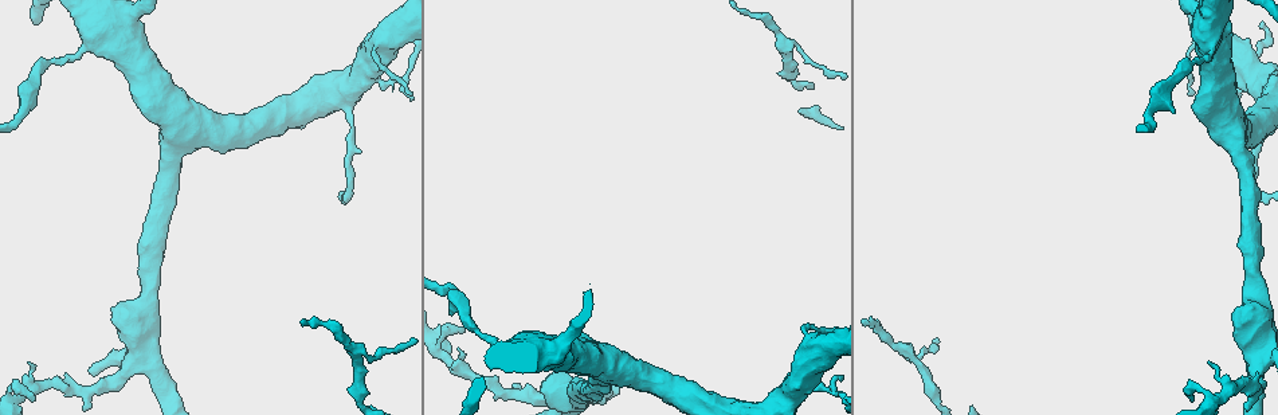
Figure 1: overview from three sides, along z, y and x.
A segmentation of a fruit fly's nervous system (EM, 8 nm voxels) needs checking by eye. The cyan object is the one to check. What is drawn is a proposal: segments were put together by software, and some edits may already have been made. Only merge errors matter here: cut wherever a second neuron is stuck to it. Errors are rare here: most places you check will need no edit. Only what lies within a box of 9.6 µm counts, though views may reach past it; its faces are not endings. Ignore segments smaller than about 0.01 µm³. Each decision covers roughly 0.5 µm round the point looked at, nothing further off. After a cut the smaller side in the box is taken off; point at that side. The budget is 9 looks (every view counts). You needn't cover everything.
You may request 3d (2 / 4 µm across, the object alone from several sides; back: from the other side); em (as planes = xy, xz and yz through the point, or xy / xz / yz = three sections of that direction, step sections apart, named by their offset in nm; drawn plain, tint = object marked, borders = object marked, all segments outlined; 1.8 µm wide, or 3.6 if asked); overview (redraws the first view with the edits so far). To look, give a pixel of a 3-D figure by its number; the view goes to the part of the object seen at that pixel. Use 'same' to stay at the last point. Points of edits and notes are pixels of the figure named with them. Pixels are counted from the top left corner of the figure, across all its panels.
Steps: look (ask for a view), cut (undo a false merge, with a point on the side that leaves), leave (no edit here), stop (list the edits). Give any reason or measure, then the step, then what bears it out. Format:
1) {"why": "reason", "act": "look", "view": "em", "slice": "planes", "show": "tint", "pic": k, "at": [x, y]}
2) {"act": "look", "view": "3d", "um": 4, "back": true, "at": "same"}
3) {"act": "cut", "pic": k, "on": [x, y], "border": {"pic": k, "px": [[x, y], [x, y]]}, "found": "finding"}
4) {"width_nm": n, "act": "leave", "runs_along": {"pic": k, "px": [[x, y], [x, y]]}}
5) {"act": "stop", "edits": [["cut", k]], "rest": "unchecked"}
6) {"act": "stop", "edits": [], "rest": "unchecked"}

{"why": "sharp bend", "act": "look", "view": "3d", "um": 2, "pic": 1, "at": [349, 189]}

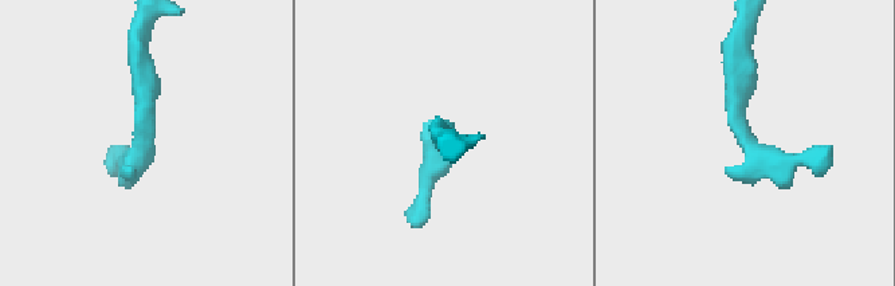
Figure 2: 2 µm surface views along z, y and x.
{"act": "look", "view": "em", "slice": "xz", "step": 8, "show": "tint", "pic": 2, "at": [138, 134]}

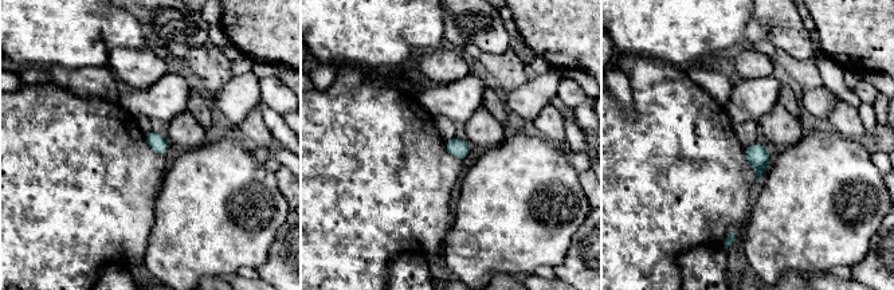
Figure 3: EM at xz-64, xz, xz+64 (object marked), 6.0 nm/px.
{"width_nm": 110, "act": "leave", "found": "all the same neuron"}

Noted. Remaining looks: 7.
{"why": "small branch off a trunk", "act": "look", "view": "em", "um": 3.6, "slice": "planes", "show": "borders", "pic": 1, "at": [806, 389]}

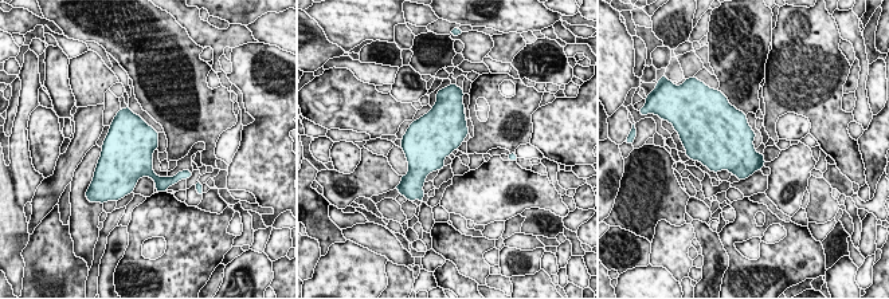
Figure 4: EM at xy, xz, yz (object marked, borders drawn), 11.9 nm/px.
{"act": "leave", "found": "all the same neuron"}

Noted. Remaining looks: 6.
{"act": "look", "view": "3d", "um": 4, "pic": 1, "at": [99, 40]}

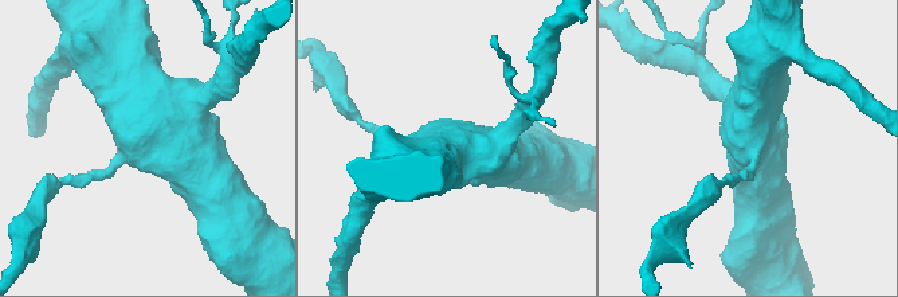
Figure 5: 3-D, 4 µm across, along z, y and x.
{"act": "look", "view": "em", "slice": "xz", "step": 8, "show": "tint", "pic": 5, "at": [143, 141]}

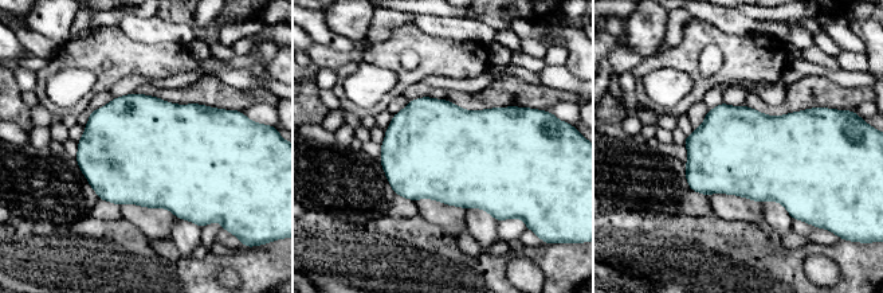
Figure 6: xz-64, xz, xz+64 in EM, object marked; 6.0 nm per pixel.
{"why": "cut it another way", "act": "look", "view": "em", "slice": "planes", "show": "tint", "at": "same"}

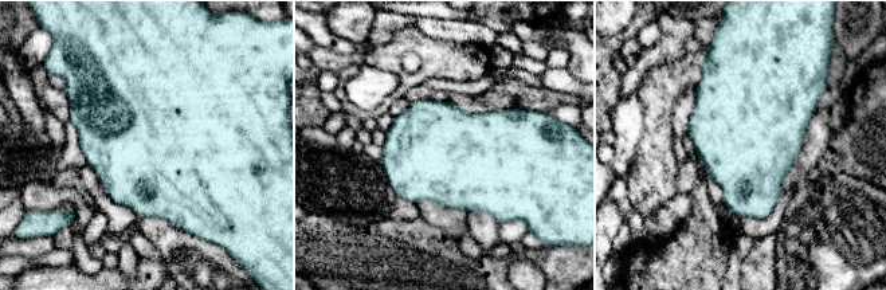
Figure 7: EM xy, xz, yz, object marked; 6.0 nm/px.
{"width_nm": 600, "act": "leave", "found": "continuous, no second neuron"}

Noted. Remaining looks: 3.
{"why": "calibre changes", "act": "look", "view": "3d", "um": 4, "back": true, "pic": 1, "at": [1230, 138]}

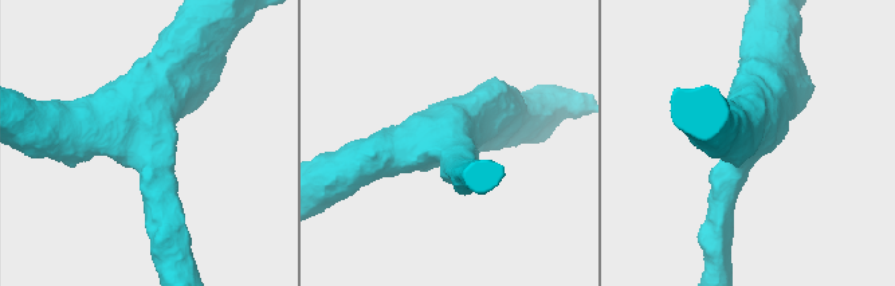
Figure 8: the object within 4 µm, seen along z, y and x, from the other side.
{"act": "look", "view": "em", "slice": "planes", "show": "tint", "pic": 8, "at": [451, 144]}

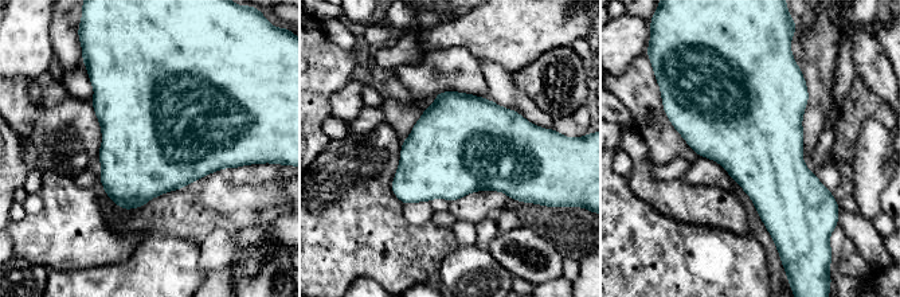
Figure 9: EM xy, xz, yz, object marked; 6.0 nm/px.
{"width_nm": 600, "act": "leave", "found": "continuous, no second neuron"}

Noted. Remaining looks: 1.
{"act": "stop", "edits": [], "rest": "unchecked"}

